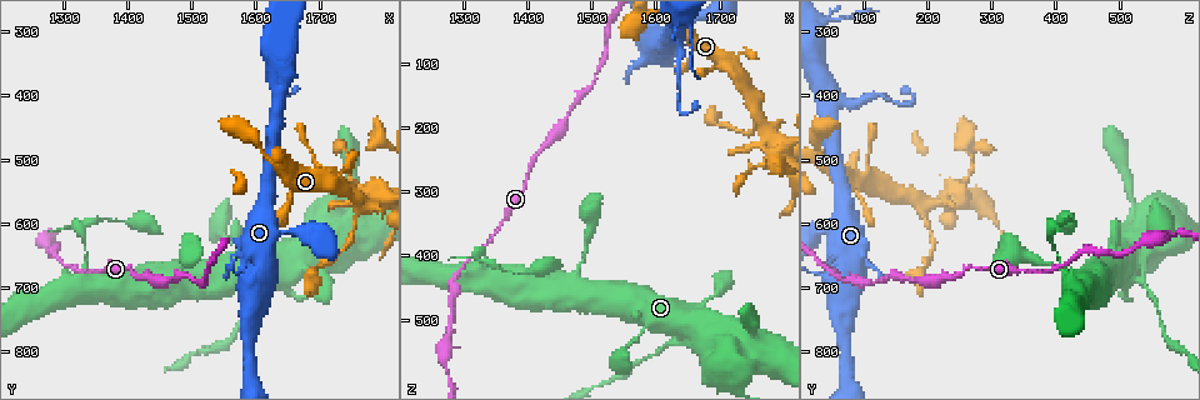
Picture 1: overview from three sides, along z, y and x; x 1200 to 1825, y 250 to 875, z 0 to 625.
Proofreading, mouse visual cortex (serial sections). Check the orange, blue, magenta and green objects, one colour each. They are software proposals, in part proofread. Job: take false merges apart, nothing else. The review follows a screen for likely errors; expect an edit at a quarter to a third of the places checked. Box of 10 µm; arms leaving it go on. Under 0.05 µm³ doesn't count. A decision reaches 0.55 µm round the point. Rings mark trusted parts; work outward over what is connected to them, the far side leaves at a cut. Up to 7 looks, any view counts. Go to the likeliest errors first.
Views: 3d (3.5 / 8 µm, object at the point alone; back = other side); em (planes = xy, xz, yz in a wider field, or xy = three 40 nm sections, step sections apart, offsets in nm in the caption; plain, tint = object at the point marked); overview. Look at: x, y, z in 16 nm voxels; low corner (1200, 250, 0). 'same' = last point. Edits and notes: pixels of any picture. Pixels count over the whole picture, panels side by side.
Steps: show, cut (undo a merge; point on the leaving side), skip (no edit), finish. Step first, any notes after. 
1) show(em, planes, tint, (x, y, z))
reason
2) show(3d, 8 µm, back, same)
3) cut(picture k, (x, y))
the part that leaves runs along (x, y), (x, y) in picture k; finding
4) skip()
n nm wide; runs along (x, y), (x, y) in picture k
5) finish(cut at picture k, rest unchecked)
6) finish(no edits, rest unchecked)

show(3d, 3.5 µm, (1620, 695, 540))

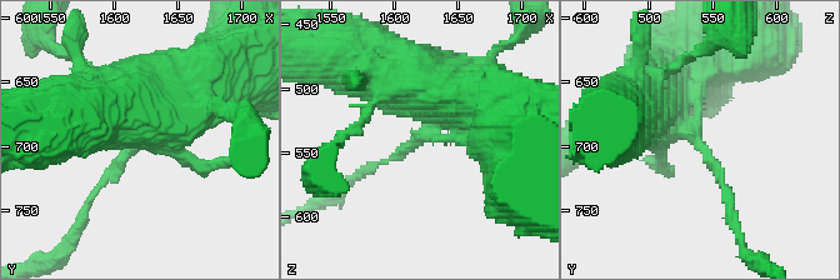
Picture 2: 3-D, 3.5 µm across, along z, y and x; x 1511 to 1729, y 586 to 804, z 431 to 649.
show(em, xy, step 3, plain, (1622, 696, 538))
arms of 100, 600 nm

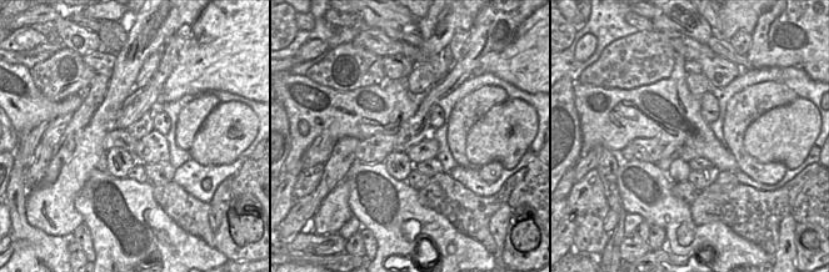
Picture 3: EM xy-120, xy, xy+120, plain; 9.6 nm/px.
show(em, xy, step 3, tint, same)
with the object marked

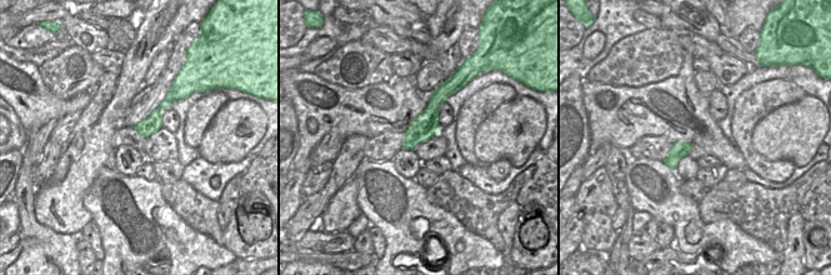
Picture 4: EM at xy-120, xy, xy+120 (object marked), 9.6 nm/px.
cut(picture 2, (516, 164))
the part that leaves runs along (529, 164), (529, 183), (490, 215) in picture 2; two cells meet here

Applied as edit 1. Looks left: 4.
show(3d, 3.5 µm, (1335, 630, 395))
sharp bend

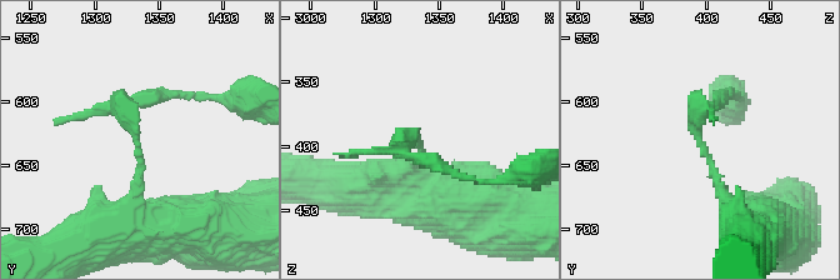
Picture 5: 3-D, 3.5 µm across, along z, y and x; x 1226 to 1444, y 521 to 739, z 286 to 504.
show(em, xy, step 1, tint, (1334, 630, 394))

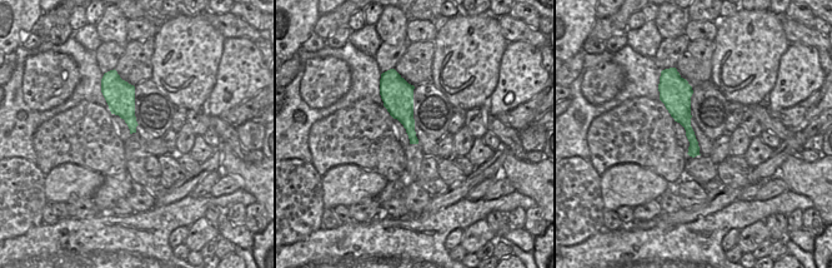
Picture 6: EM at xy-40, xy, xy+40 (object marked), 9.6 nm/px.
cut(picture 5, (78, 116))
190 nm wide; the part that leaves runs along (698, 116), (720, 96), (740, 96) in picture 5; two cells meet here

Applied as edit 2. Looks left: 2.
finish(cut at picture 2, cut at picture 5, rest unchecked)

